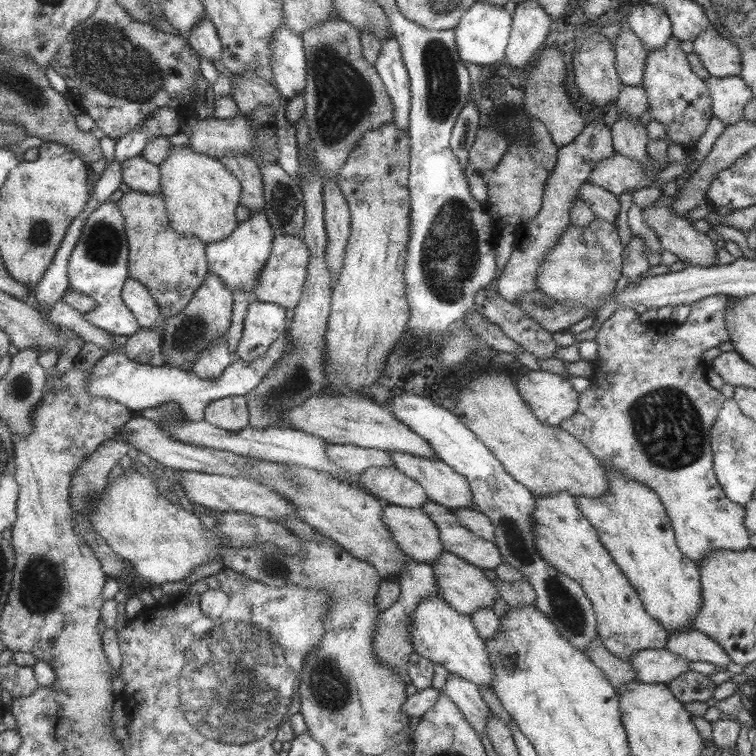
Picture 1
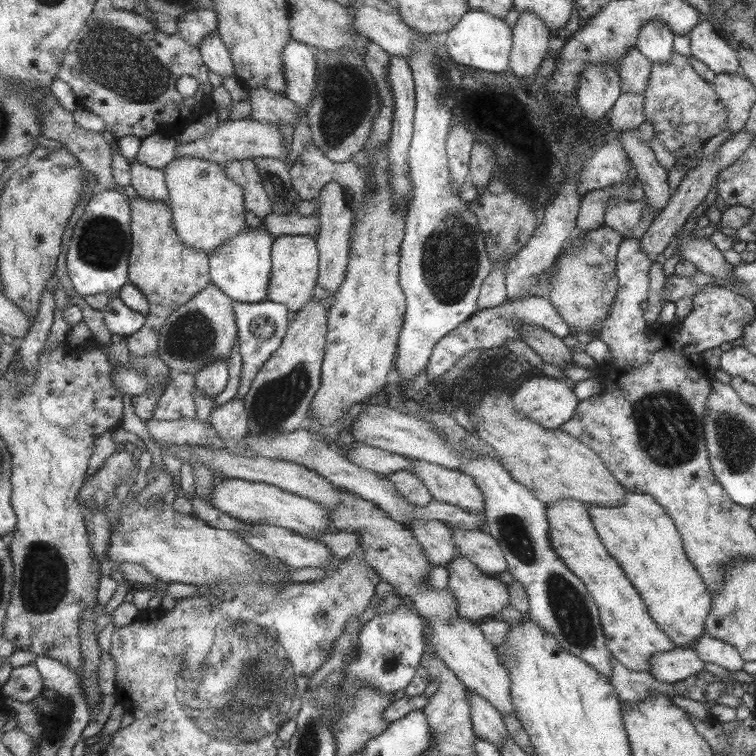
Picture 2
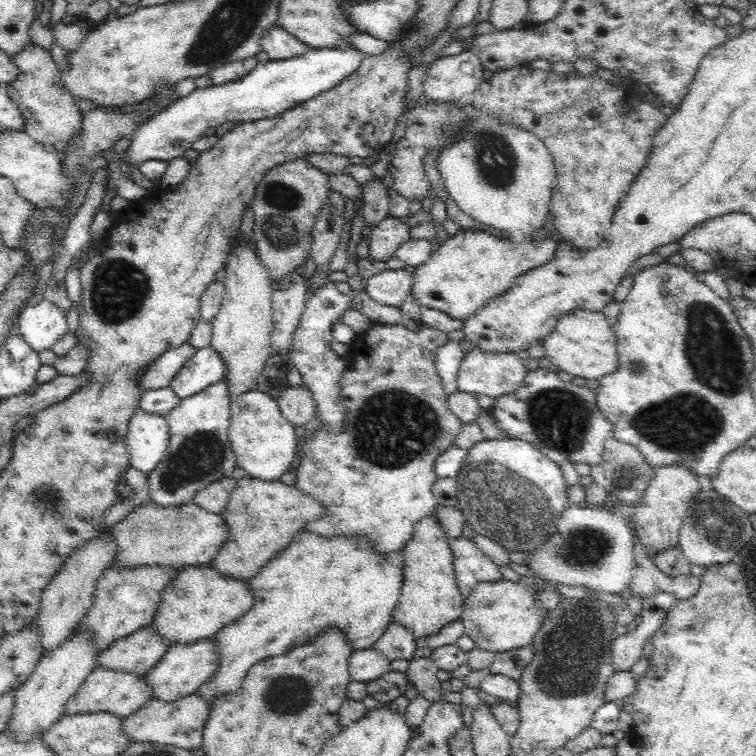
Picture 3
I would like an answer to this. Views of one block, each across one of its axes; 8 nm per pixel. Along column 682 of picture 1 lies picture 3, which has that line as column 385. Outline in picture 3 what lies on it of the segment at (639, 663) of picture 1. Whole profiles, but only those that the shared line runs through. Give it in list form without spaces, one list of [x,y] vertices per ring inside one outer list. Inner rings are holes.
[[[374,647],[355,650],[348,658],[348,676],[352,681],[366,683],[387,674],[390,671],[390,662],[388,657]]]

